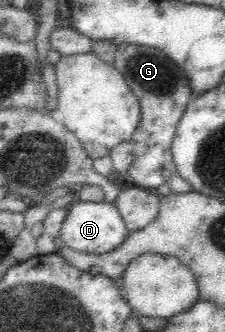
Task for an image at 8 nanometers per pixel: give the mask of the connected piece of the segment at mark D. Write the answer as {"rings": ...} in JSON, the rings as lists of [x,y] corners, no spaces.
{"rings":[[[79,200],[68,206],[68,213],[60,227],[59,237],[64,242],[63,245],[72,250],[100,255],[119,247],[125,241],[128,233],[130,232],[127,231],[118,208],[112,202],[94,203],[93,201]]]}

